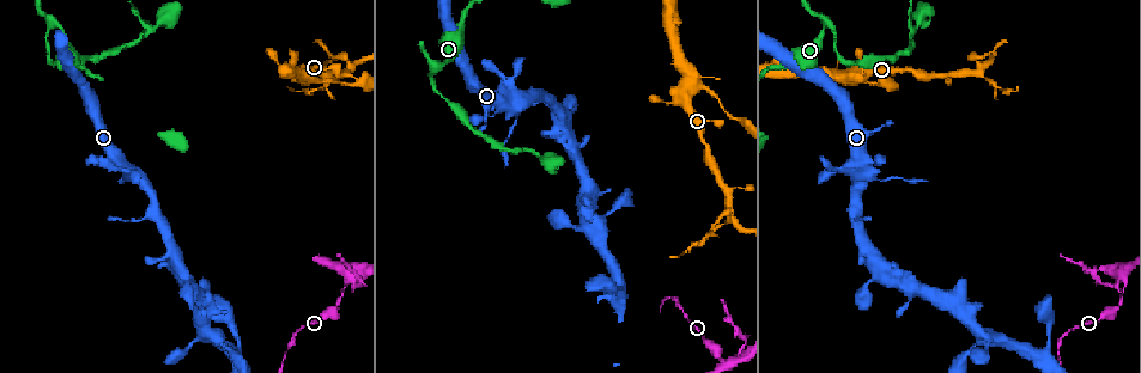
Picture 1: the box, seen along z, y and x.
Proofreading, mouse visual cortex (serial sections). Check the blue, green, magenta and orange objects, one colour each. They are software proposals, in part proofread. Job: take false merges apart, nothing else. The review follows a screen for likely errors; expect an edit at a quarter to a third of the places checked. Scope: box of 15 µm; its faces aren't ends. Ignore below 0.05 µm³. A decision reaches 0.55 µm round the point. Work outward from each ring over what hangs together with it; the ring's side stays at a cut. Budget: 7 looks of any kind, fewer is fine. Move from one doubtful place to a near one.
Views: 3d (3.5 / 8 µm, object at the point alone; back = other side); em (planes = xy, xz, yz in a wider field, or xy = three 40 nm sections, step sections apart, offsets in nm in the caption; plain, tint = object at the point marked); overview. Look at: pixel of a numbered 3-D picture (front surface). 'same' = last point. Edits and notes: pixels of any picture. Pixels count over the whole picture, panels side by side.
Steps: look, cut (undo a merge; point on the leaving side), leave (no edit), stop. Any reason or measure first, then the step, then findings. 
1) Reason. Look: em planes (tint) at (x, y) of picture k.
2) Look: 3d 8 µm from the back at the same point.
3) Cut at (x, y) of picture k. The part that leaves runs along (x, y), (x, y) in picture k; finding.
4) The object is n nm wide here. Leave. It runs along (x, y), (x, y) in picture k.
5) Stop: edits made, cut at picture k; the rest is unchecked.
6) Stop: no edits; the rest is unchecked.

Small branch off a trunk. Look: 3d 3.5 µm at (693, 86) of picture 1.

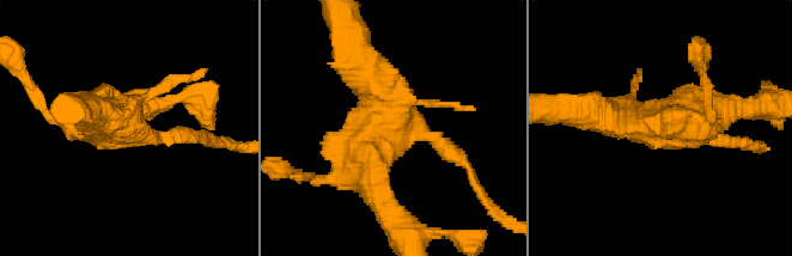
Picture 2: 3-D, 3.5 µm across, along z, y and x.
Look: em planes (tint) at (396, 125) of picture 2.

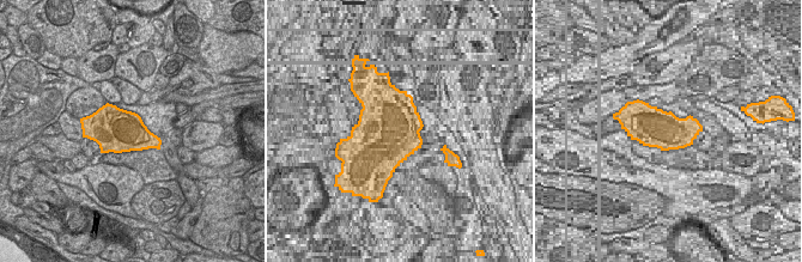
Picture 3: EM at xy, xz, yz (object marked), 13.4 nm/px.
Look: em xy step 3 (tint) at the same point.

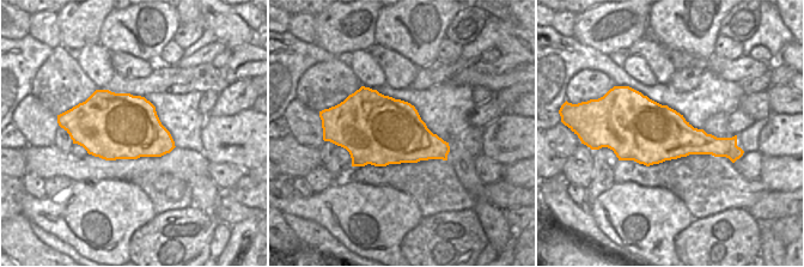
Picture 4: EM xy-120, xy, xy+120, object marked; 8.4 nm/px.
Leave. It runs along (376, 189), (383, 91), (353, 50) in picture 2; continuous, no second cell.

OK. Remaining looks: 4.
Looks like a crossing. Look: 3d 8 µm from the back at (978, 70) of picture 1.

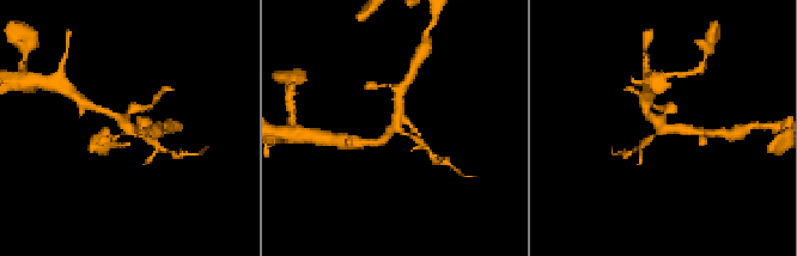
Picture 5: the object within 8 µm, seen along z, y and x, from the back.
4 arms meet here; the arms are 150, 200, 250, 300 nm wide. Look: em planes (tint) at (129, 128) of picture 5.

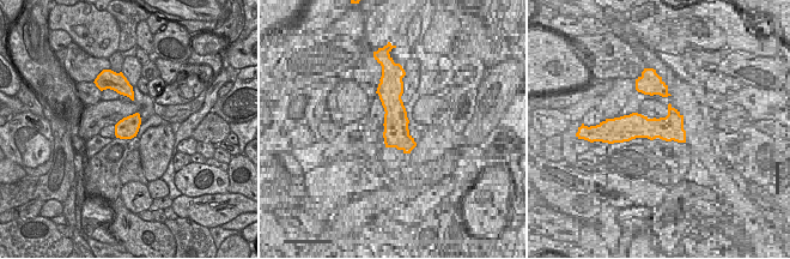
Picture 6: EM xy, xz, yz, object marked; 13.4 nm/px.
The object is 280 nm wide here. Cut at (156, 145) of picture 5. The part that leaves runs along (143, 136), (159, 148), (180, 154) in picture 5; a second cell is stuck on.

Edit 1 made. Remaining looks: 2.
Look: overview.

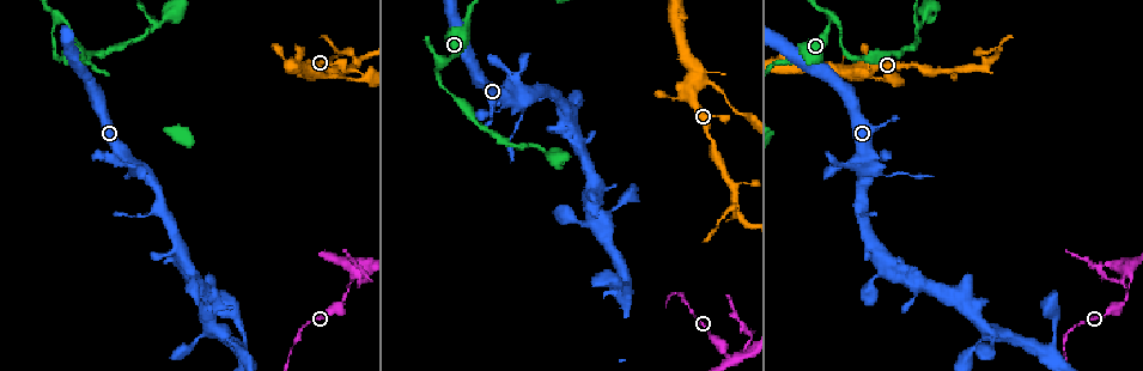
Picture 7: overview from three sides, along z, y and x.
Look: 3d 3.5 µm at (355, 272) of picture 7.

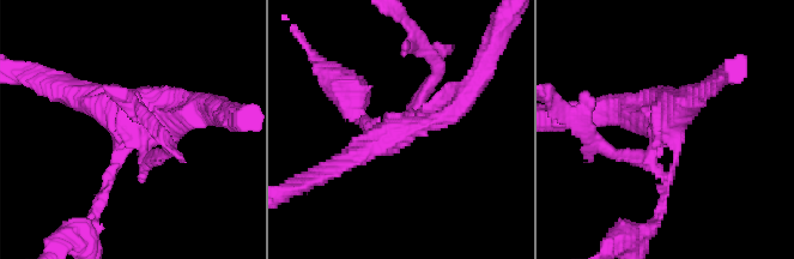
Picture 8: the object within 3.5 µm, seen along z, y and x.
Cut at (608, 150) of picture 8. A second cell is stuck on.

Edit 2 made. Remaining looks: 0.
Stop: edits made, cut at picture 5, cut at picture 8; the rest is unchecked.

